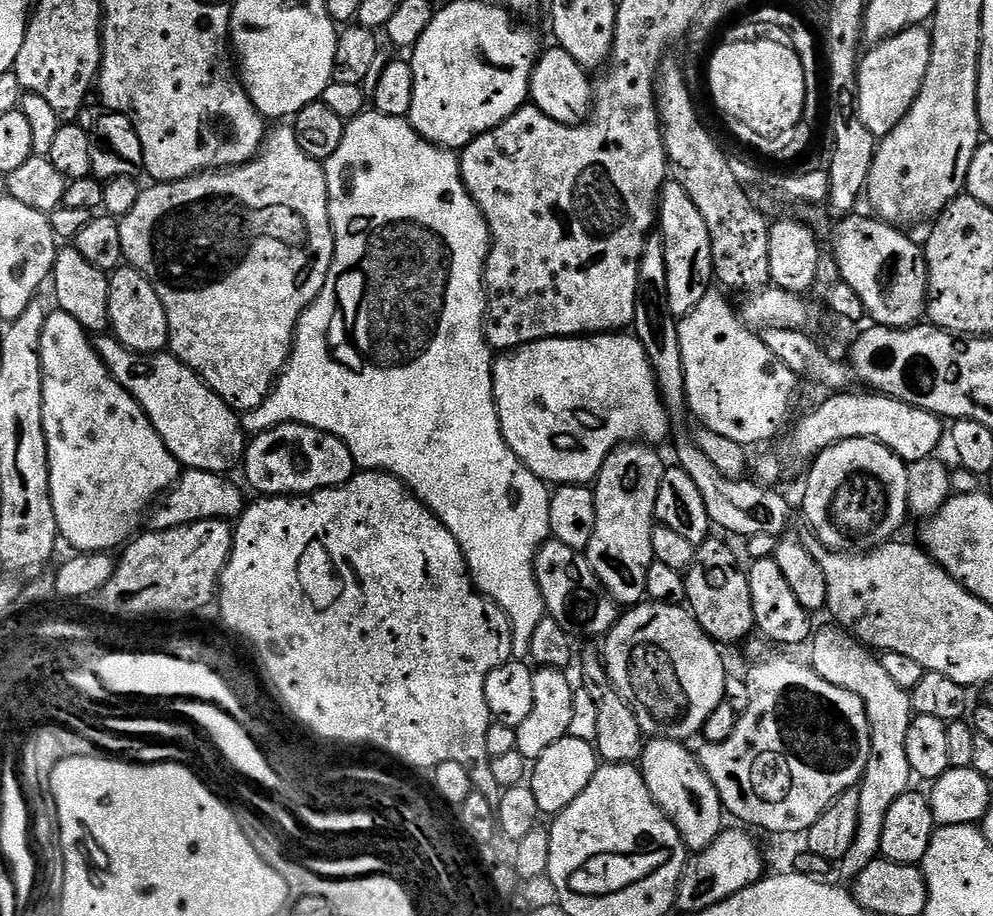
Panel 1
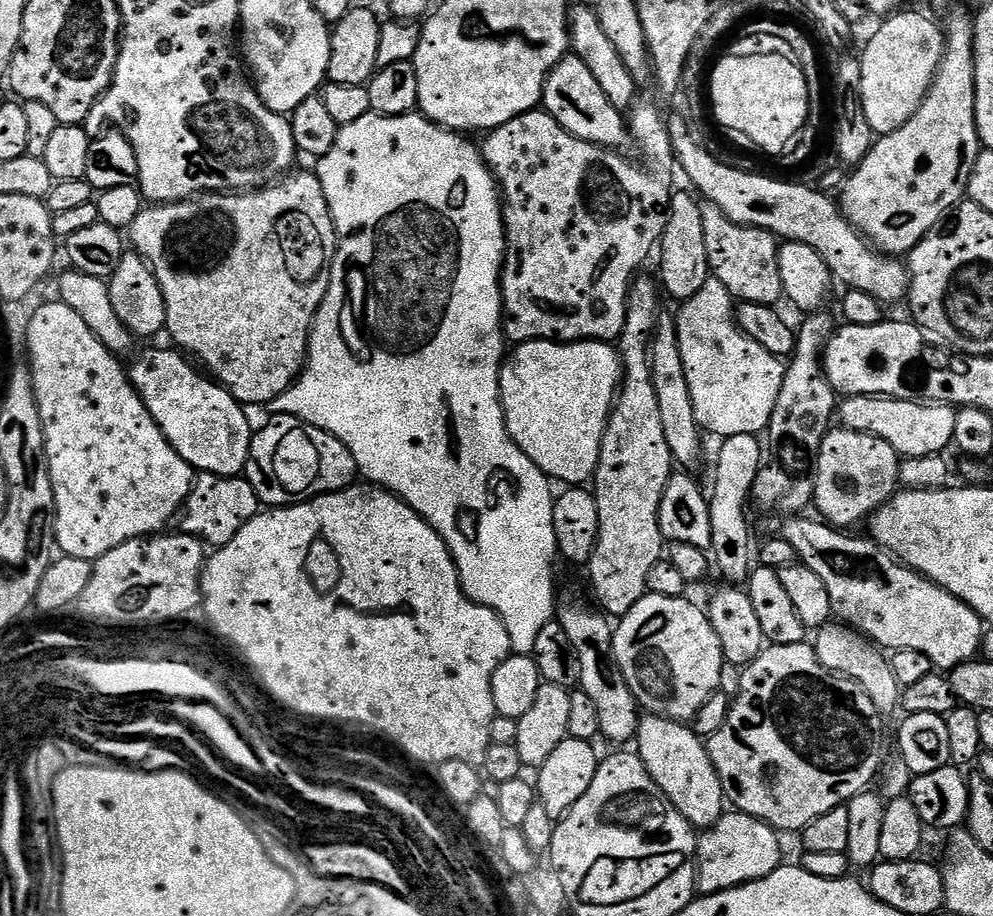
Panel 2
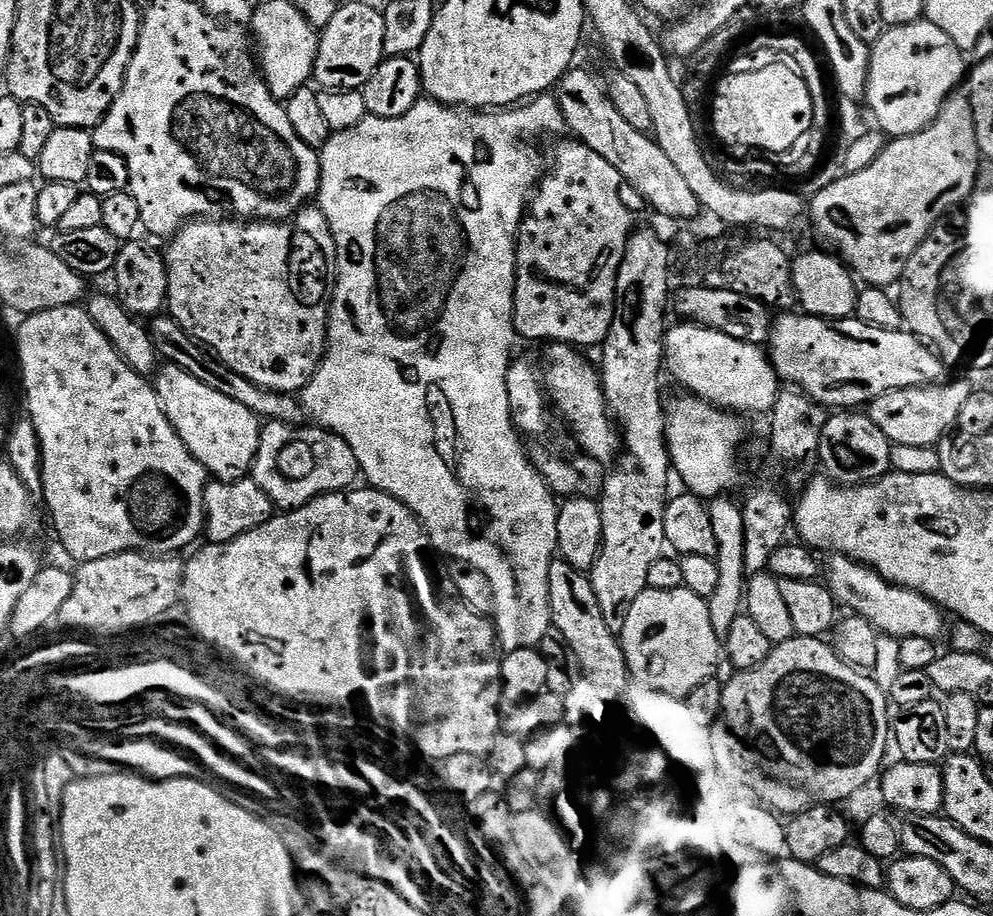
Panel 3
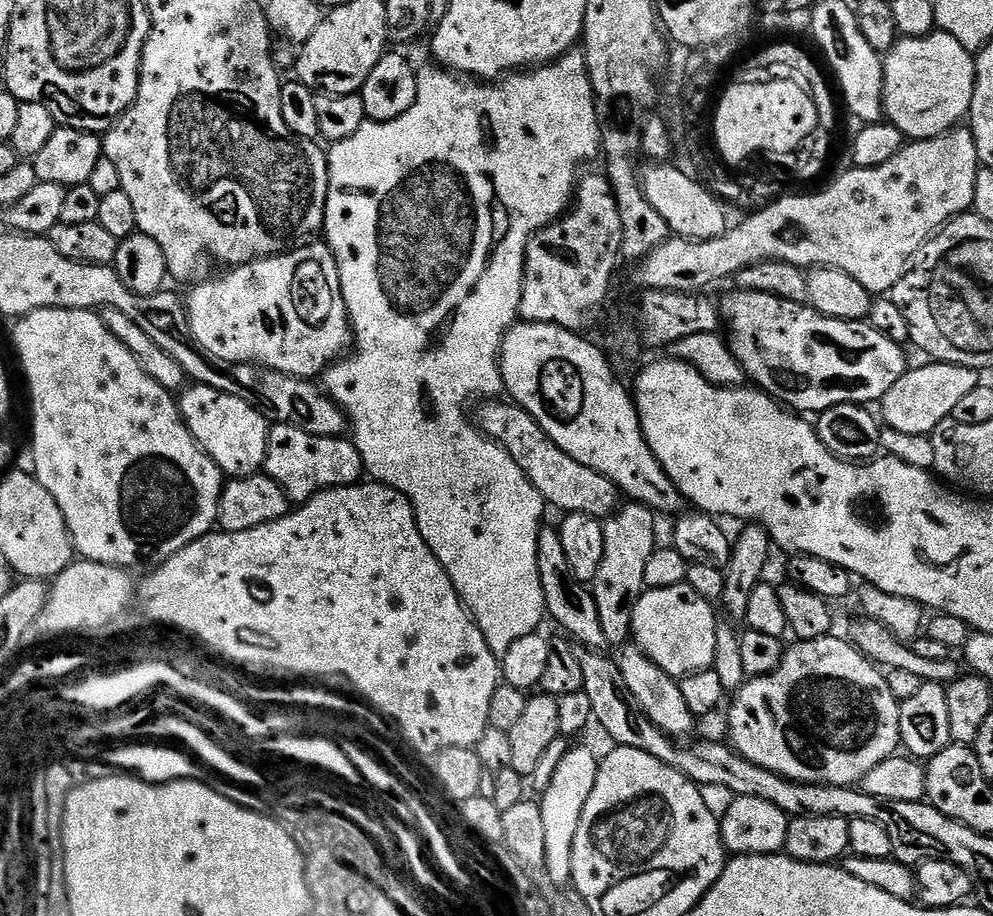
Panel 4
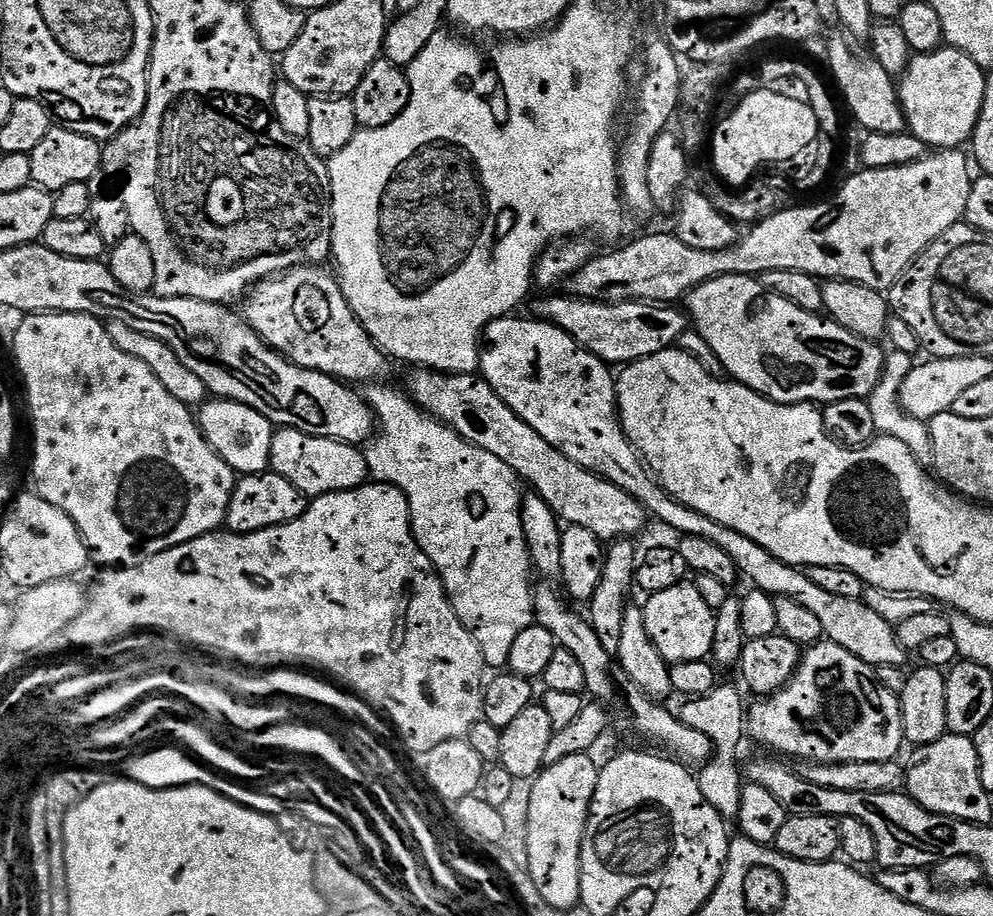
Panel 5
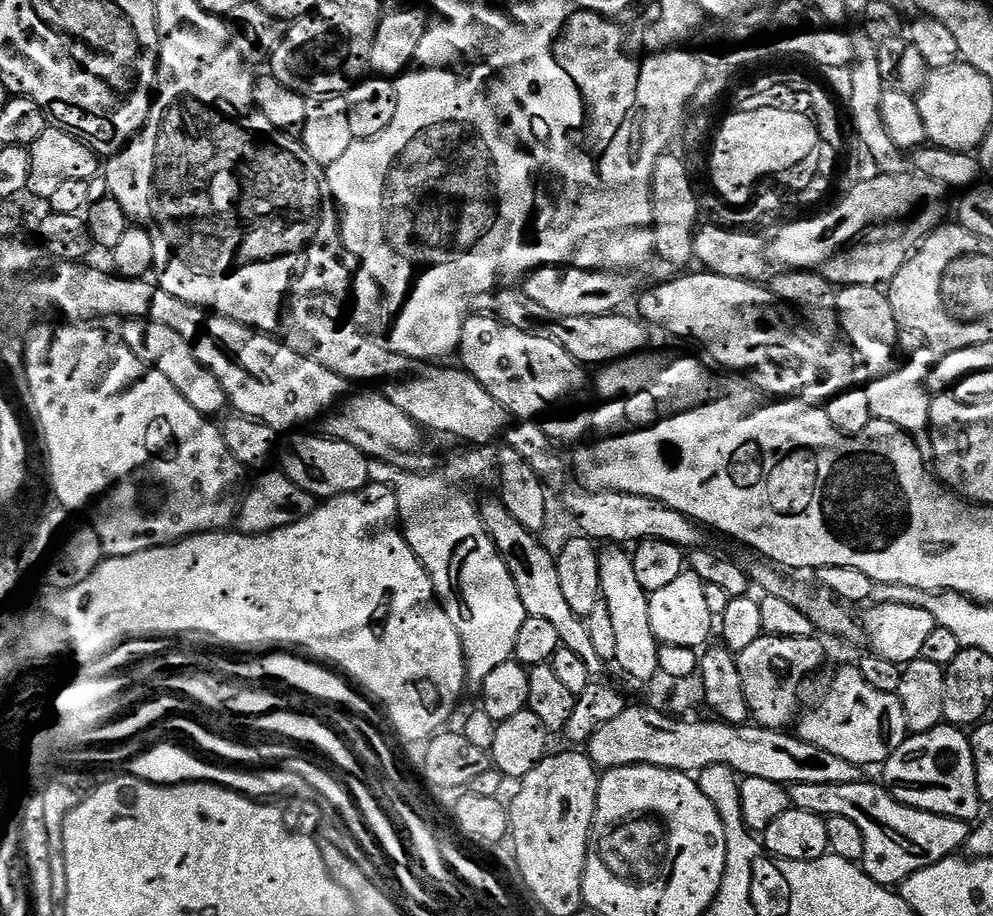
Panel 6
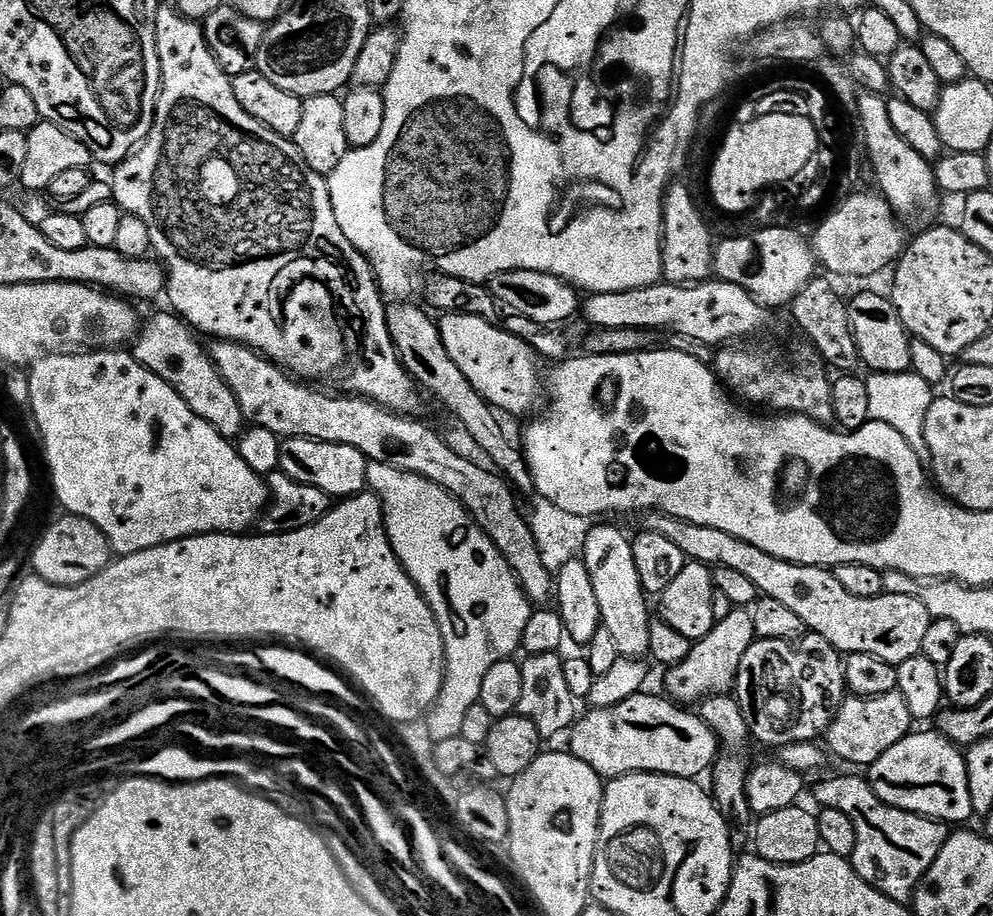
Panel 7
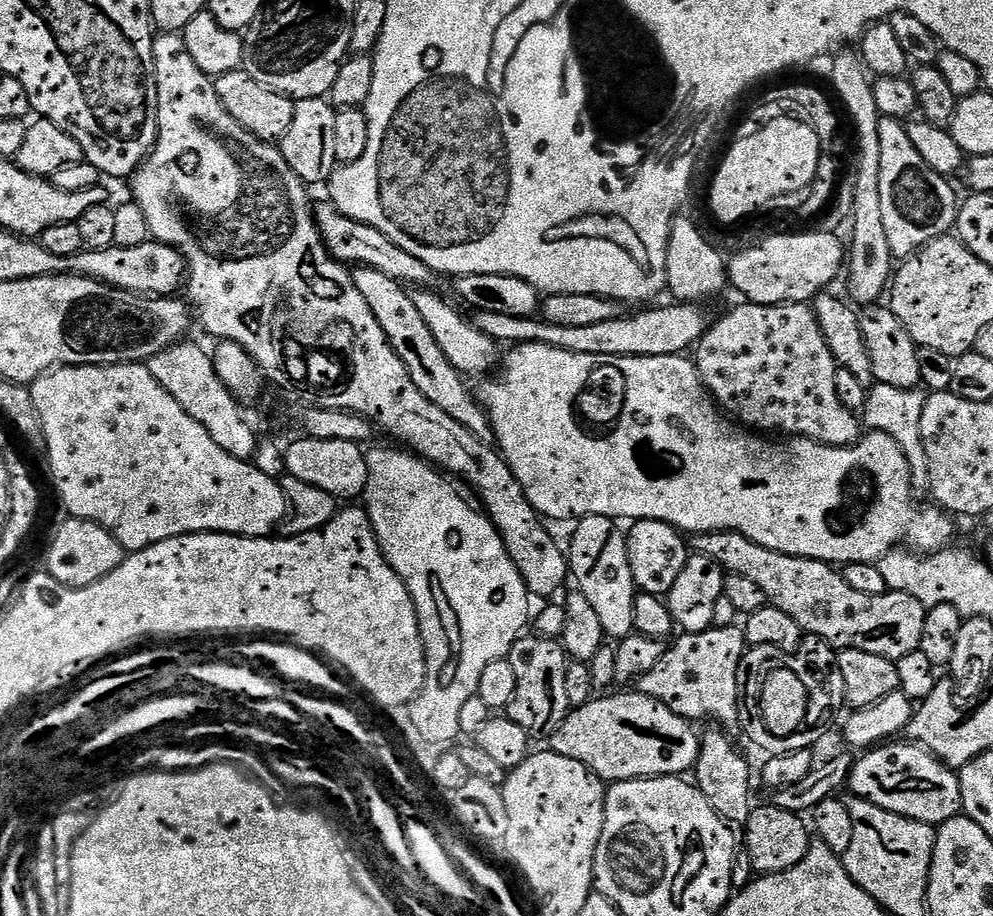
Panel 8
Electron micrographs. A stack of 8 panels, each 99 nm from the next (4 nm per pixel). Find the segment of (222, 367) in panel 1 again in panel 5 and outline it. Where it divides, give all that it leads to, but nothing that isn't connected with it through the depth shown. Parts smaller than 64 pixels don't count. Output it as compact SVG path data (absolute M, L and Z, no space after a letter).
M301 266L275 278L261 280L255 288L251 289L243 305L245 306L242 309L244 319L275 352L286 357L292 364L327 376L334 376L338 380L355 382L357 385L387 381L384 379L388 376L389 357L373 342L368 331L352 313L352 307L349 306L347 298L340 289L339 279L333 273L331 276L326 269L327 267L324 266Z

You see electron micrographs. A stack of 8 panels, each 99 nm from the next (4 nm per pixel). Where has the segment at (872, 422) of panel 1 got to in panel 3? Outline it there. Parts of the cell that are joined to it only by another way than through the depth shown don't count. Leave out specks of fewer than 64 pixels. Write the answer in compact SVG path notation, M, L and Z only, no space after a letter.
M950 380L947 383L923 384L917 388L899 388L882 394L867 405L866 414L893 445L931 448L956 428L958 414L966 398L970 398L974 391L973 385L968 385L964 380Z

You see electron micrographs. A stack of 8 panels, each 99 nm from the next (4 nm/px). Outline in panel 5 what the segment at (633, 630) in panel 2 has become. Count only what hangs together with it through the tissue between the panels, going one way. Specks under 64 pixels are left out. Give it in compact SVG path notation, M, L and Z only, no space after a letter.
M685 582L670 586L670 590L651 593L647 600L648 604L643 605L646 634L650 634L658 654L662 654L669 665L698 662L711 657L716 613L710 610L710 606L706 606L706 601L702 594L698 594L695 583Z

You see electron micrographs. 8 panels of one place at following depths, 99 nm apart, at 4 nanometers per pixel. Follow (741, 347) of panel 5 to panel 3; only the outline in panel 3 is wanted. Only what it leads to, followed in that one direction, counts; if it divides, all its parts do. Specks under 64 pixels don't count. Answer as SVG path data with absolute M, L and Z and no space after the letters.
M796 310L781 311L773 319L772 330L768 333L766 355L785 385L795 386L805 396L823 404L828 410L856 410L871 404L882 394L899 388L939 384L945 379L946 371L944 361L935 351L907 330L878 330L855 318L824 320L820 316L809 316Z

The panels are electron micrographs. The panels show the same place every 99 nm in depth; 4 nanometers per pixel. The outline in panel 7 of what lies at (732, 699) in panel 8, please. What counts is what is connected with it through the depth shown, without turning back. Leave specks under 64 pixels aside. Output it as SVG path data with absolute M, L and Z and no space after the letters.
M733 607L728 617L716 621L706 638L693 643L690 654L686 654L682 662L667 669L668 677L664 680L665 686L668 687L667 695L676 702L699 702L708 696L731 693L736 686L742 654L746 654L746 650L750 650L750 646L756 643L757 639L751 611L748 608Z

